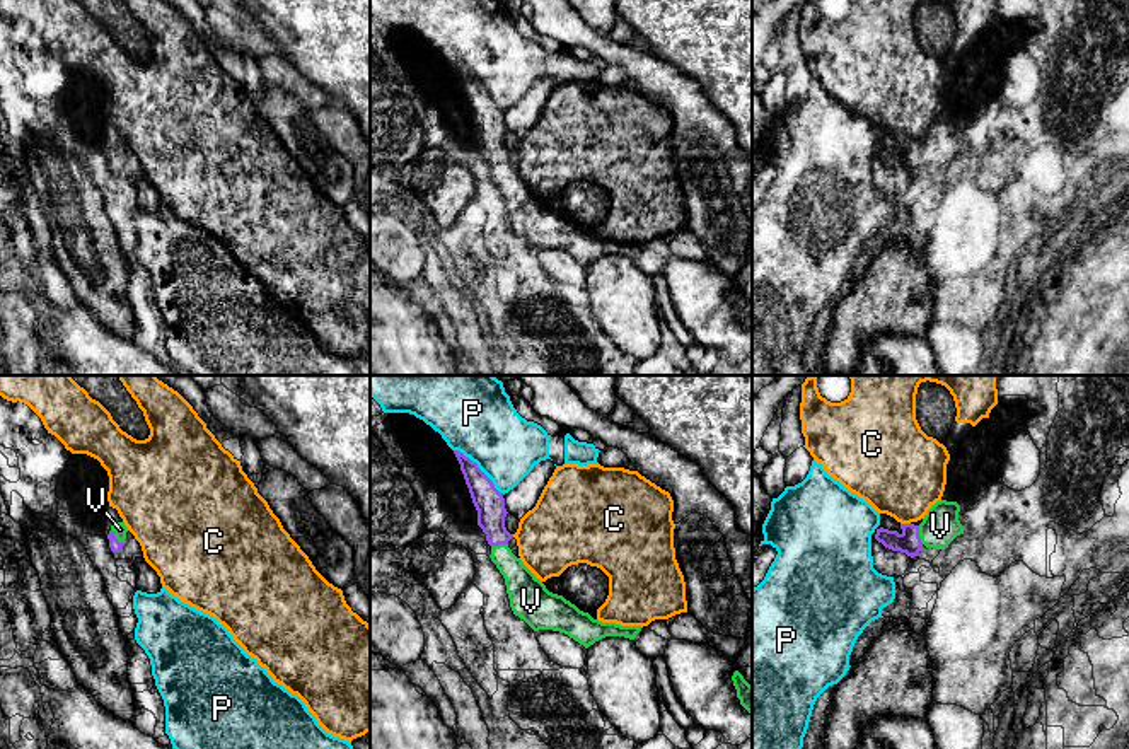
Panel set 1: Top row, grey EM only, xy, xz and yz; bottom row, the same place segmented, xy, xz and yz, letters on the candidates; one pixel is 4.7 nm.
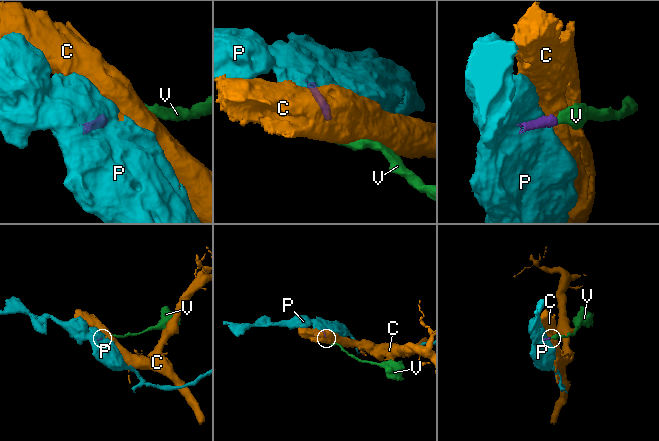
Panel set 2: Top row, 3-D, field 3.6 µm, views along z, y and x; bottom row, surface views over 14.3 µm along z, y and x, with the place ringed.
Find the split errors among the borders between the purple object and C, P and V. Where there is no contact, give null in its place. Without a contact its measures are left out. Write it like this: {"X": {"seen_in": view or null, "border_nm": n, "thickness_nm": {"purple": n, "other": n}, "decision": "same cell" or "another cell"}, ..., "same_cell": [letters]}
{"C": {"seen_in": "yz", "border_nm": 50, "thickness_nm": {"purple": 110, "other": 420}, "decision": "another cell"}, "P": {"seen_in": "xz", "border_nm": 320, "thickness_nm": {"purple": 140, "other": 360}, "decision": "another cell"}, "V": {"seen_in": "yz", "border_nm": 90, "thickness_nm": {"purple": 110, "other": 180}, "decision": "same cell"}, "same_cell": ["V"]}

